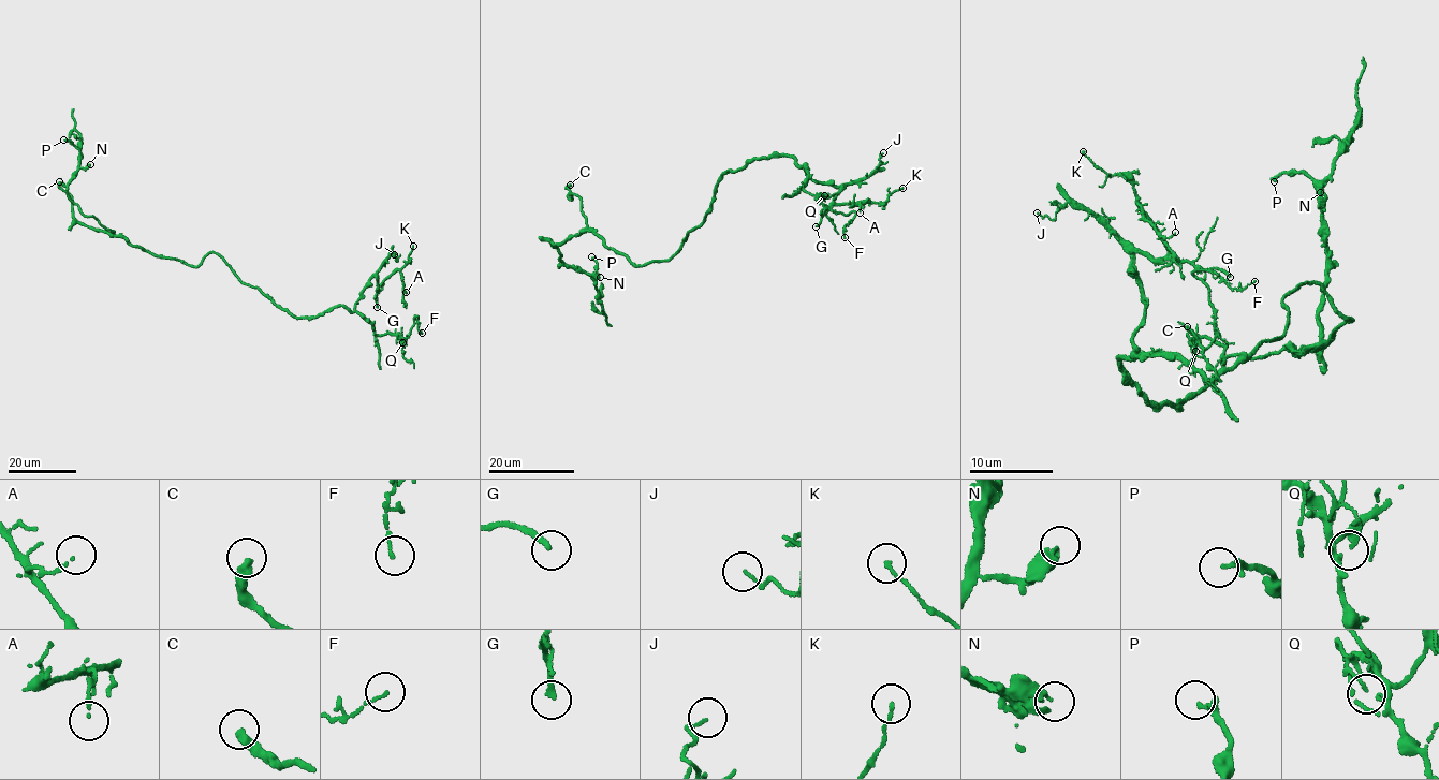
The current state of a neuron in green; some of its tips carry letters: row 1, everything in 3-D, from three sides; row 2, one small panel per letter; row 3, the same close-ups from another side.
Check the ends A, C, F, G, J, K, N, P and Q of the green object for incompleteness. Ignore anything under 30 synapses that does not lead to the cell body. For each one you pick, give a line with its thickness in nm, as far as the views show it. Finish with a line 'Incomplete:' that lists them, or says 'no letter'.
C: Thickness 380 nm
Incomplete: C

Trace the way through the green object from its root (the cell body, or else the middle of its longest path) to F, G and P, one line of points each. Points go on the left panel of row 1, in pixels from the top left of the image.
F: (225, 261), (296, 318), (341, 305), (377, 335), (392, 333), (400, 342), (416, 317), (422, 333)
G: (225, 261), (236, 277), (296, 318), (323, 314), (341, 305), (354, 311), (375, 276), (377, 307)
P: (225, 261), (210, 252), (192, 267), (83, 225), (73, 215), (68, 192), (79, 152), (63, 140)

